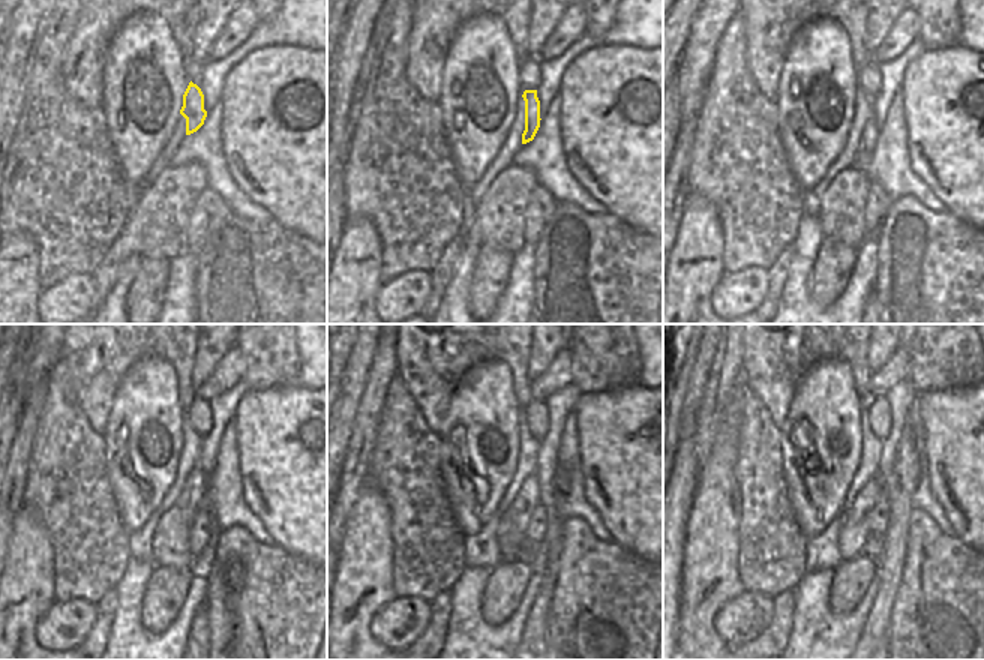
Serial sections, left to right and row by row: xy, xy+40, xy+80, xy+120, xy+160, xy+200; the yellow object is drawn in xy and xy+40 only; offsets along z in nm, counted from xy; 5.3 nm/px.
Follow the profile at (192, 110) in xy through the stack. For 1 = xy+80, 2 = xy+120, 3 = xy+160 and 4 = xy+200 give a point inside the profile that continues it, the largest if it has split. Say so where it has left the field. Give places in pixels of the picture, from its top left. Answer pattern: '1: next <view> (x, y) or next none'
1: next xy+80 (867, 141)
2: next xy+120 (191, 498)
3: next xy+160 (512, 527)
4: next xy+200 (852, 534)

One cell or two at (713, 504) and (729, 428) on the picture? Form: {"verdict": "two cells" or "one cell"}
{"verdict": "one cell"}

